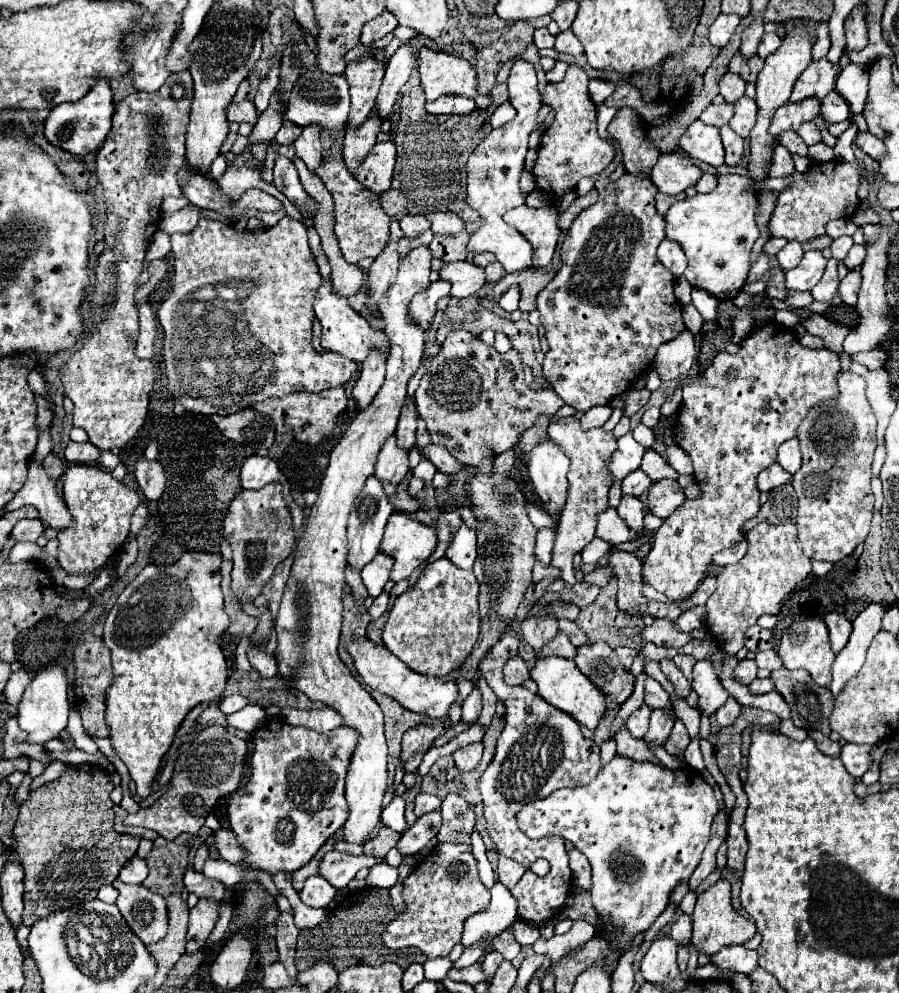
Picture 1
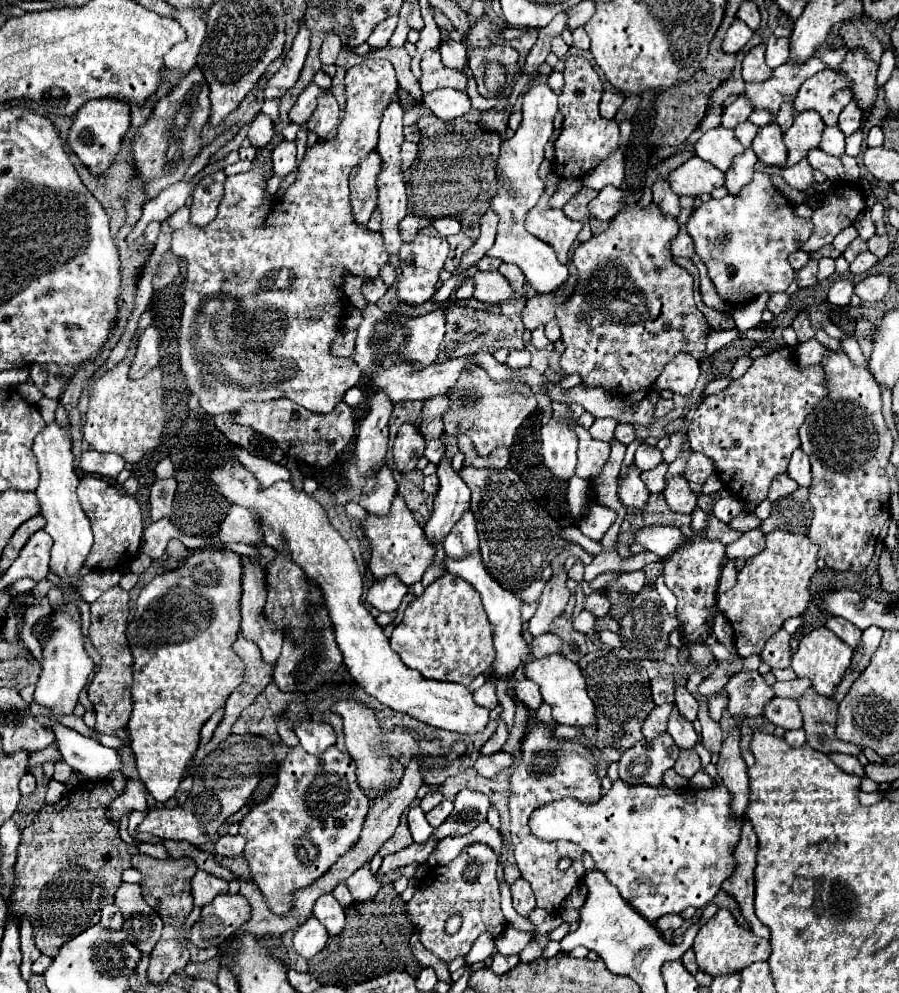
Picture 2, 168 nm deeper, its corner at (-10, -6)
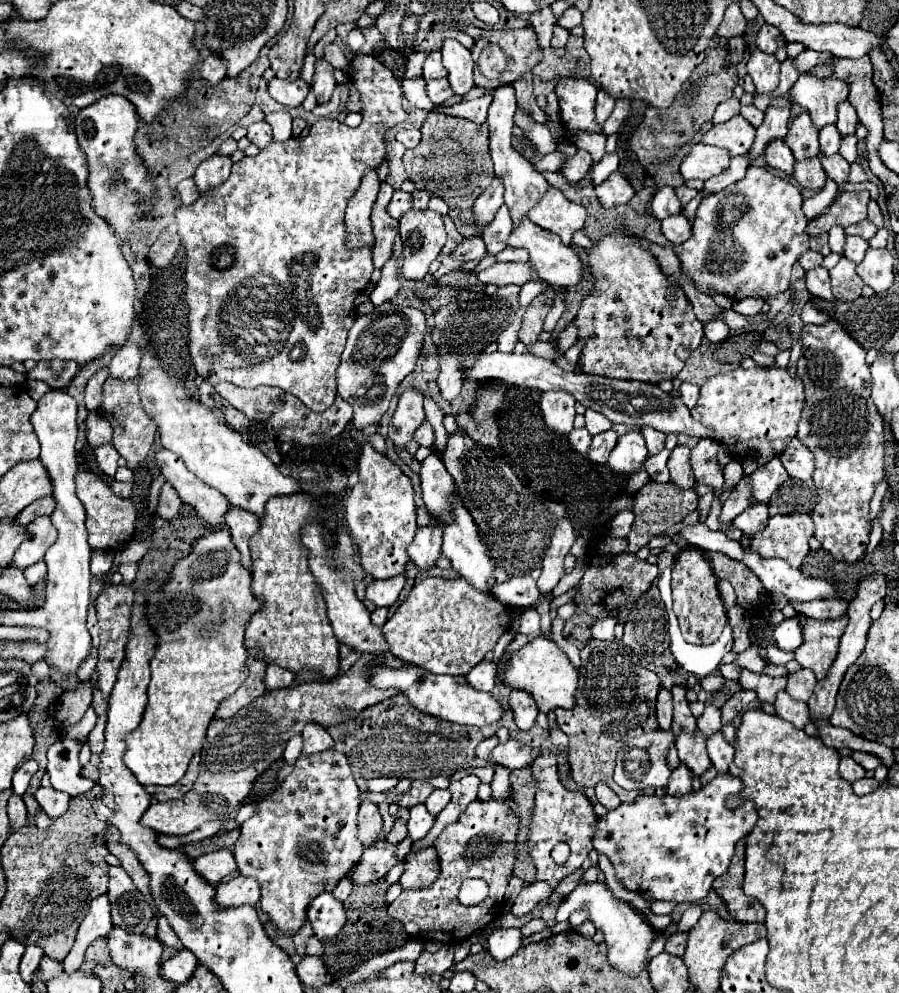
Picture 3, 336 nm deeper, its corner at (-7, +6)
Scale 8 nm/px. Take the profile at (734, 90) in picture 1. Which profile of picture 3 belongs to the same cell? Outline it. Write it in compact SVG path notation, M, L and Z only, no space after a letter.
M728 98L726 102L722 102L718 108L716 108L716 112L714 112L714 124L720 124L720 122L726 122L726 120L730 120L732 116L736 116L736 114L740 114L740 100L738 98Z

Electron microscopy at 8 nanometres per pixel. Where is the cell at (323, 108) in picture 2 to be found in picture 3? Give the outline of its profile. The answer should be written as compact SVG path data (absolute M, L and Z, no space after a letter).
M324 58L316 60L316 74L314 74L314 84L312 90L318 98L318 104L324 104L330 100L332 92L336 88L336 80L334 80L334 68L332 64L328 64Z

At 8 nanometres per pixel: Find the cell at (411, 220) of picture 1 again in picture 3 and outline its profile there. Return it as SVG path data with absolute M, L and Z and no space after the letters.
M396 190L394 196L392 196L392 200L390 200L390 204L388 204L388 214L398 220L410 208L412 208L412 196L410 196L410 192Z

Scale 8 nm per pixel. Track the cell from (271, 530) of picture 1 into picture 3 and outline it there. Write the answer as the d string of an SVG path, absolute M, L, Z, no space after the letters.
M160 448L154 454L154 458L164 480L174 486L174 490L178 492L184 504L190 504L196 510L196 514L212 526L218 526L224 522L224 514L228 512L230 506L228 506L228 500L216 488L198 480L186 468L180 456L176 456L174 452L168 452L166 448Z

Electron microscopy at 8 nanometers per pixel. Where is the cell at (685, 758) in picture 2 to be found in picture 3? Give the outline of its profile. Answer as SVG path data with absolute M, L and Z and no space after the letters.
M682 764L672 772L670 782L666 786L666 794L668 796L684 796L690 790L692 790L692 772L688 772L688 768Z

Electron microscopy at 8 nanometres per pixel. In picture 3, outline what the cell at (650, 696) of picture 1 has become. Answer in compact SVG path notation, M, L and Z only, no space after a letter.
M682 732L676 740L676 748L678 748L680 760L690 768L694 778L702 776L712 766L706 750L706 740L694 740L692 734Z

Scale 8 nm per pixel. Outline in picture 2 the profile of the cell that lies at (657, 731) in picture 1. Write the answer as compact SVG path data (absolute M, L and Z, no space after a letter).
M667 732L649 742L643 738L639 744L623 752L619 760L621 780L627 784L645 782L651 786L661 786L663 772L673 768L677 756L679 748L675 748L675 742Z

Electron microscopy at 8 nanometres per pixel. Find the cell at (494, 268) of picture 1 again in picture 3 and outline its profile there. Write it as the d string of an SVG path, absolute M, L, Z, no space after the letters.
M504 248L496 254L496 260L500 262L528 262L528 252L518 248Z

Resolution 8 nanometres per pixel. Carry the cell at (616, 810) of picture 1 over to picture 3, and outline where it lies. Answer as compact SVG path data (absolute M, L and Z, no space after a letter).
M720 774L698 792L682 798L638 796L632 804L620 804L616 810L610 810L606 818L598 820L594 848L610 858L618 882L624 888L632 892L652 892L656 900L698 902L710 892L712 882L728 870L736 842L750 834L756 820L754 804L742 798L742 782L732 774Z

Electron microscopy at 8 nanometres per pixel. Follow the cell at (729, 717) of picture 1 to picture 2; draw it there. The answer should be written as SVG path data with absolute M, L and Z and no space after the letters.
M757 670L735 674L725 690L729 692L727 712L737 720L743 720L747 716L761 716L765 702L773 698L771 686L765 684L763 676Z

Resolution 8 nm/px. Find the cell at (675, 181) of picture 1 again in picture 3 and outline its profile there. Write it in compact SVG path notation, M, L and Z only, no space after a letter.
M694 144L688 156L682 160L680 172L684 180L690 180L690 178L708 180L724 172L728 164L730 164L728 150L718 146L708 146L708 144Z

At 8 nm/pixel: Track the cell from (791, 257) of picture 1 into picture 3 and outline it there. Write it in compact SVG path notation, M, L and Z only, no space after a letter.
M818 266L814 270L808 270L806 272L806 288L812 296L834 302L834 296L832 296L832 290L830 290L830 276L828 276L826 268Z

